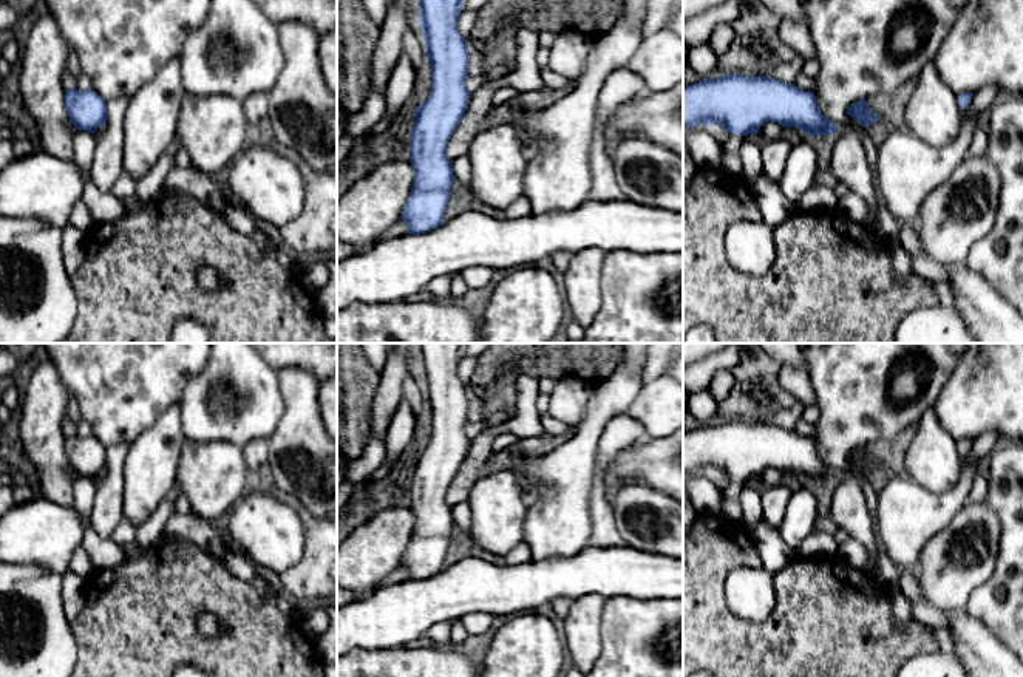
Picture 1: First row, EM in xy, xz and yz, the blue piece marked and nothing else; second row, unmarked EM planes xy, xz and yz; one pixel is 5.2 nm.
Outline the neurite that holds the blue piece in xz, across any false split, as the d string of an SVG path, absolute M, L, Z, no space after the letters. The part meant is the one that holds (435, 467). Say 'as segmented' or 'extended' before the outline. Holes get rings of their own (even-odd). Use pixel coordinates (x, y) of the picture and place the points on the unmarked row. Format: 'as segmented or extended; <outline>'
as segmented; M422 343L417 354L427 407L431 411L431 437L428 445L413 458L410 509L414 515L414 527L400 563L410 581L427 580L444 570L456 526L453 507L445 498L471 444L465 434L467 385L457 376L462 345Z

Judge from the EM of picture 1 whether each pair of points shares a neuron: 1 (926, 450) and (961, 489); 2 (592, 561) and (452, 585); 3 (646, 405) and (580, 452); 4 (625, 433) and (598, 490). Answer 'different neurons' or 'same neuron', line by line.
1: different neurons
2: same neuron
3: different neurons
4: same neuron

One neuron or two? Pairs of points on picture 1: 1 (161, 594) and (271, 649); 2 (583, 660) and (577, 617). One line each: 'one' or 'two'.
1: one
2: one

